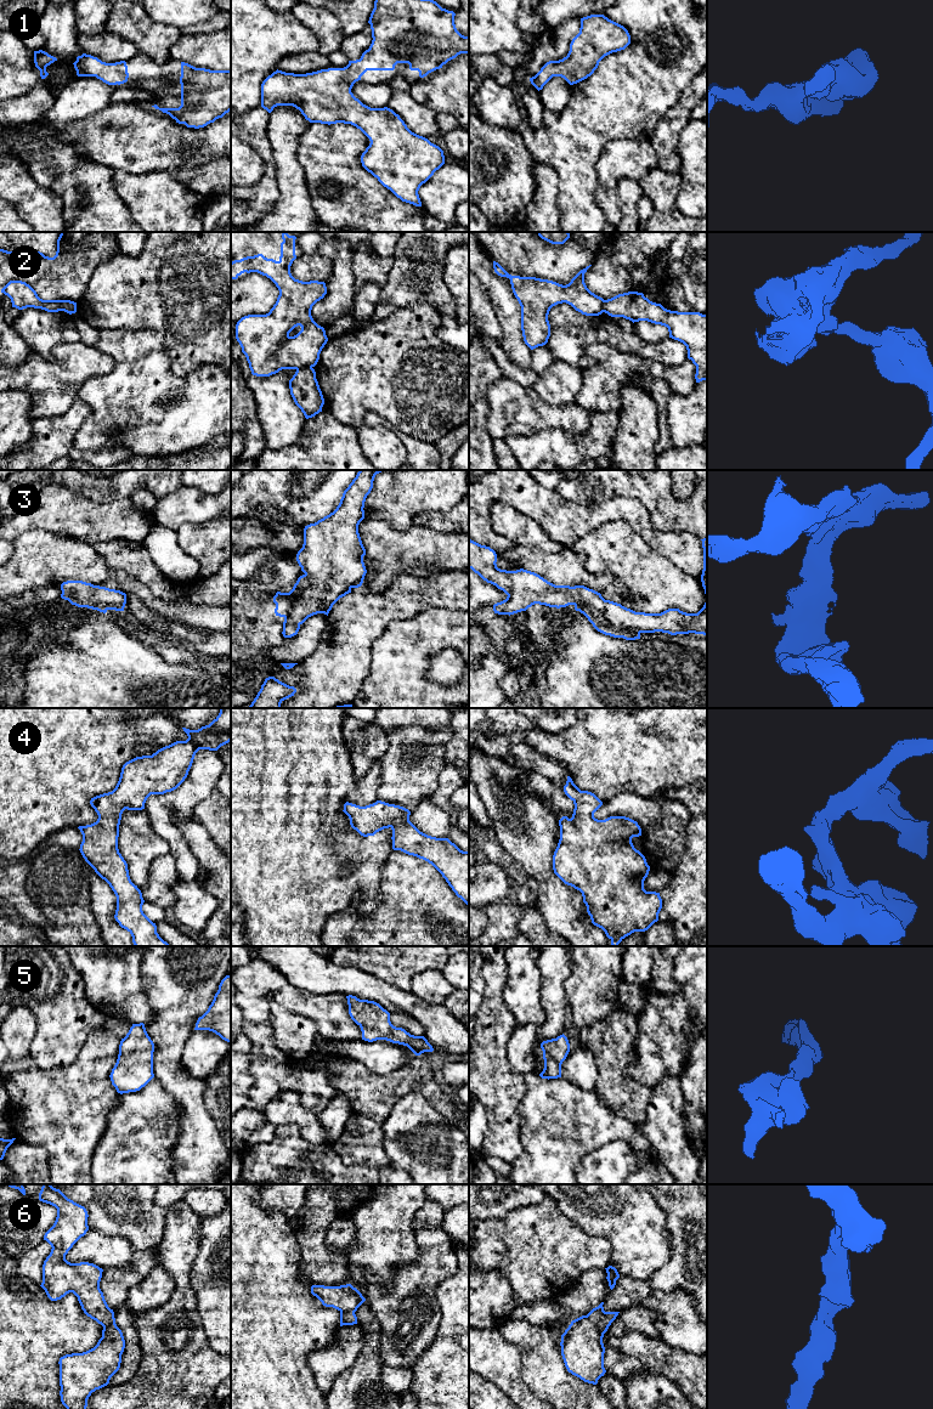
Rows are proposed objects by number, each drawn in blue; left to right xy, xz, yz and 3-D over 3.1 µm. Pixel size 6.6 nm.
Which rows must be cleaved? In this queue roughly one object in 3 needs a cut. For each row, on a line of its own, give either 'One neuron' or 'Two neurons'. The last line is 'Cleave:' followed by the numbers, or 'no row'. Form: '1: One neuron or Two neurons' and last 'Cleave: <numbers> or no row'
1: One neuron
2: Two neurons
3: One neuron
4: One neuron
5: One neuron
6: One neuron
Cleave: 2

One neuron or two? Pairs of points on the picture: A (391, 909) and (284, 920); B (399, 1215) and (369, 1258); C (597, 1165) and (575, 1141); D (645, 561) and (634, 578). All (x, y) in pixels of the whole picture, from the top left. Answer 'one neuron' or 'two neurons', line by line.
A: two neurons
B: one neuron
C: two neurons
D: one neuron

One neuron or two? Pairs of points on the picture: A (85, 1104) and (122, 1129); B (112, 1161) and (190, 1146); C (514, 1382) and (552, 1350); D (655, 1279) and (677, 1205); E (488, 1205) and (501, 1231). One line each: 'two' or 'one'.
A: two
B: two
C: two
D: one
E: two

